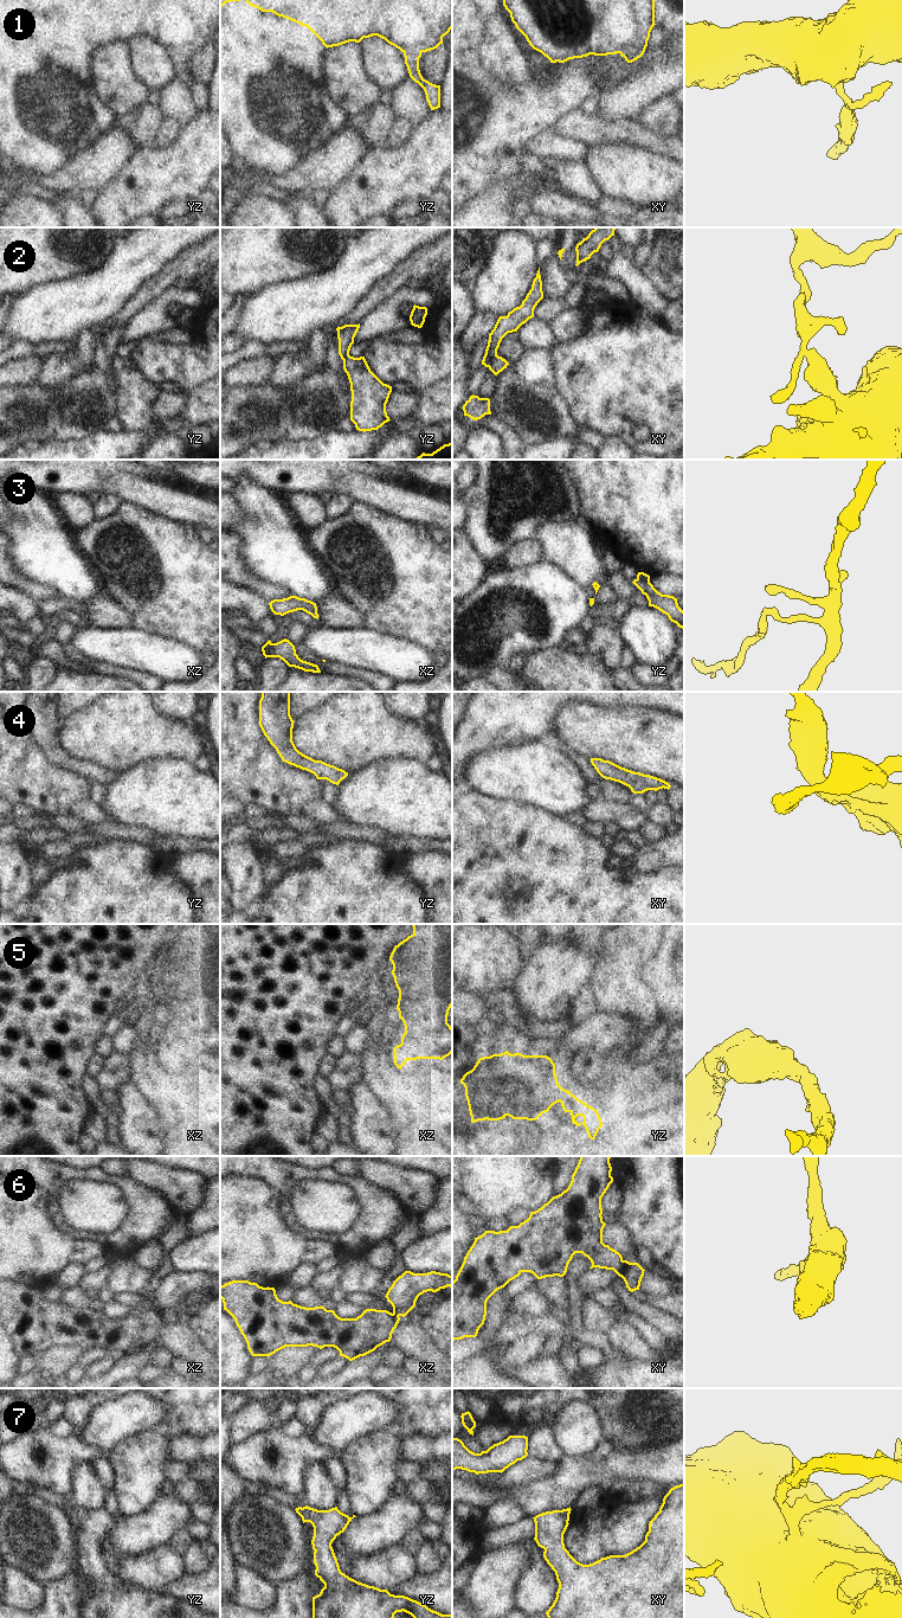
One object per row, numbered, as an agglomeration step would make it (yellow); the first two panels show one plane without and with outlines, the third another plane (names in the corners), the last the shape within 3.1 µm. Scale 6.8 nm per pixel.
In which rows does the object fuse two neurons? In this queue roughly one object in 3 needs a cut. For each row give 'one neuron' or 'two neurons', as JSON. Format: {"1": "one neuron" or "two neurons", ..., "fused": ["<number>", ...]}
{"1": "one neuron", "2": "two neurons", "3": "two neurons", "4": "one neuron", "5": "one neuron", "6": "two neurons", "7": "one neuron", "fused": ["2", "3", "6"]}

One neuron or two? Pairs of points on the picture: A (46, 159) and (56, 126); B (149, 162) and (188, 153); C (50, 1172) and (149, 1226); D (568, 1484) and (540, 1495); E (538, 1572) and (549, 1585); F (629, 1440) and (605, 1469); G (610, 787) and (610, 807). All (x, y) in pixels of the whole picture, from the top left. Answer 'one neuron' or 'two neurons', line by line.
A: one neuron
B: one neuron
C: one neuron
D: one neuron
E: one neuron
F: two neurons
G: two neurons

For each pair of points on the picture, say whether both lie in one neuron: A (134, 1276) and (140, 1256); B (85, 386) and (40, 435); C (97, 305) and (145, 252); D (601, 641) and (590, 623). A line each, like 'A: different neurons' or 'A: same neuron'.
A: different neurons
B: same neuron
C: same neuron
D: different neurons

